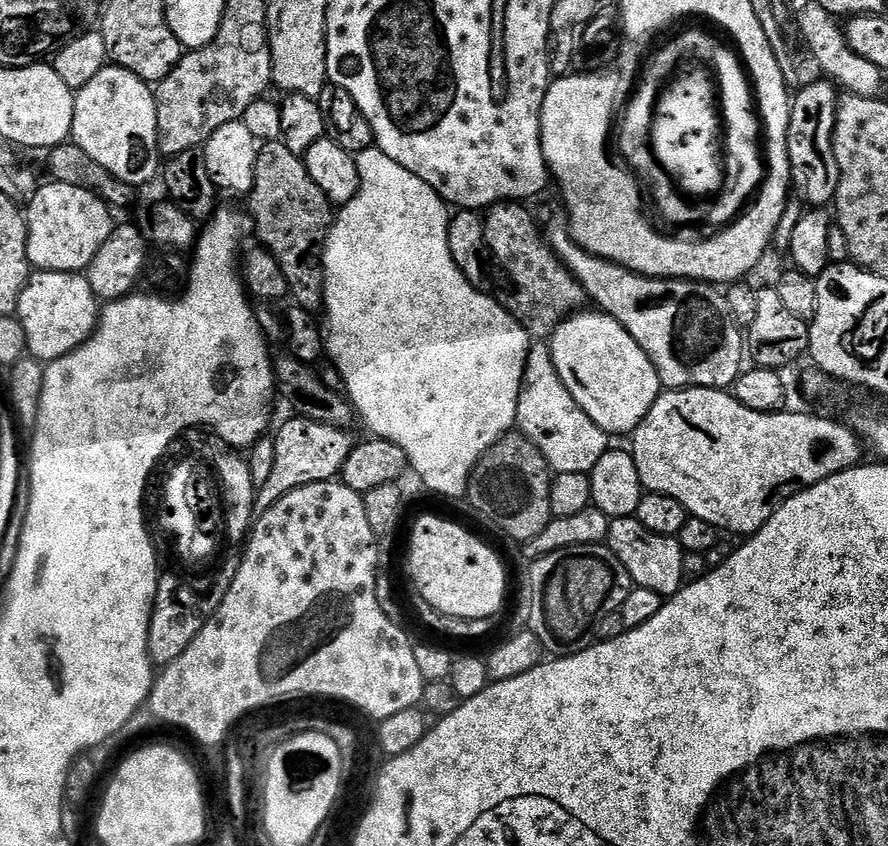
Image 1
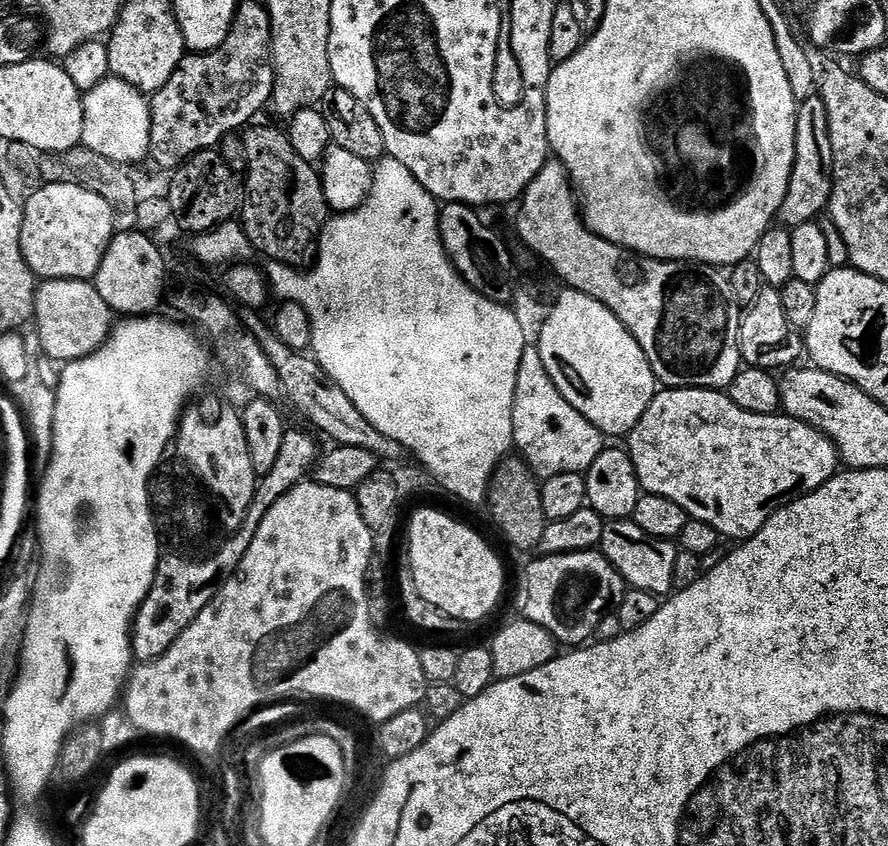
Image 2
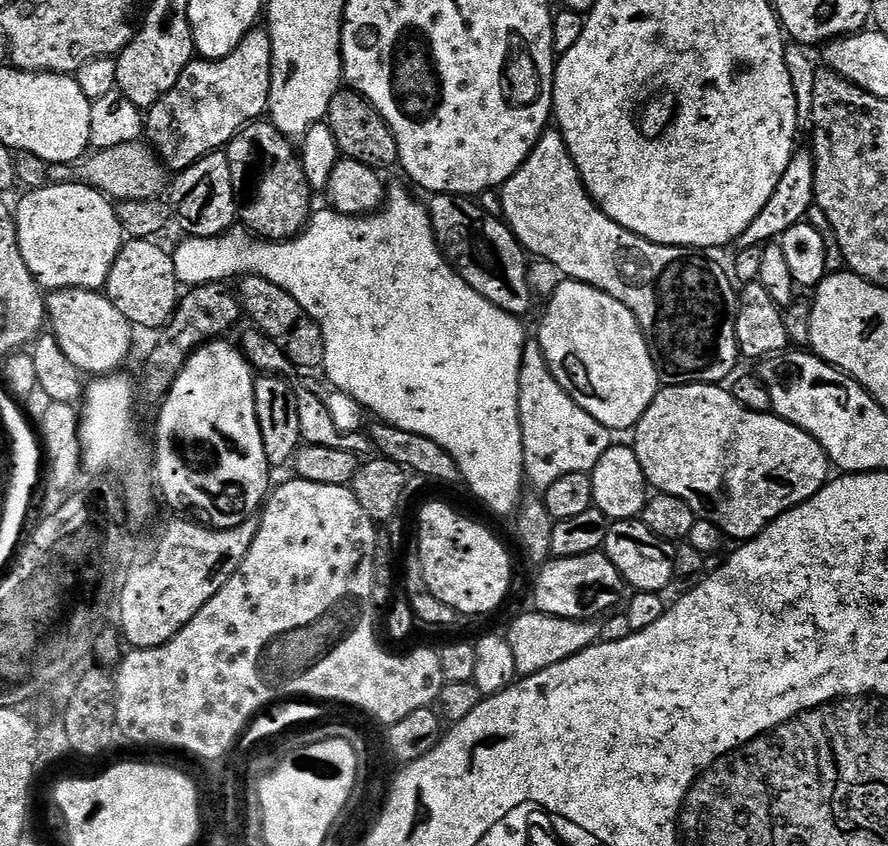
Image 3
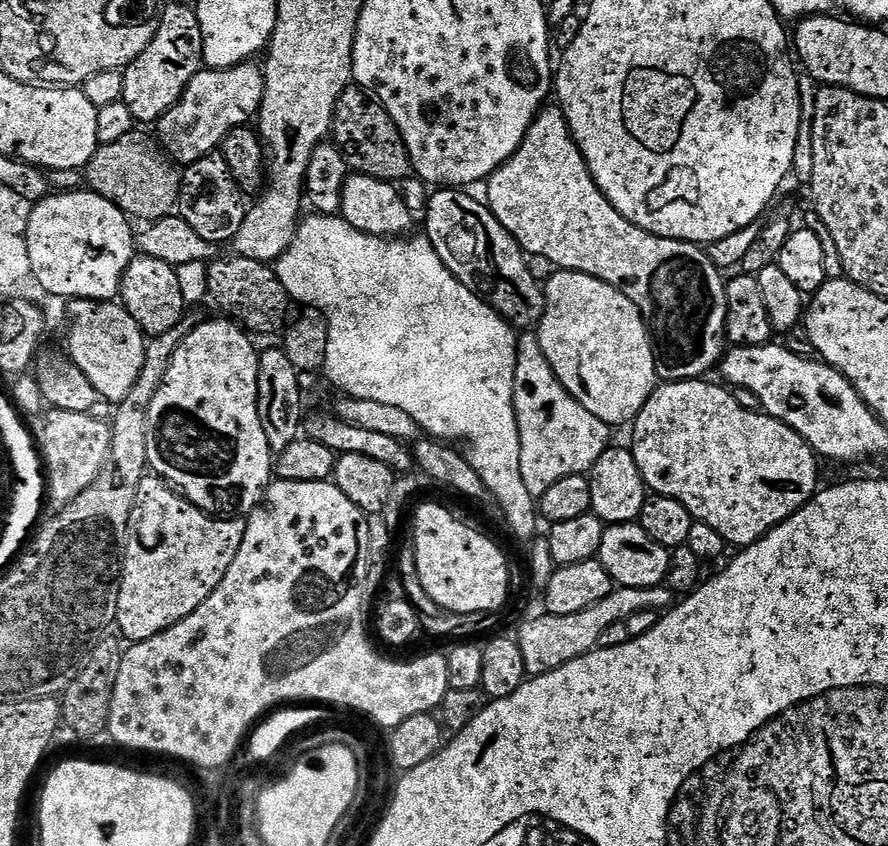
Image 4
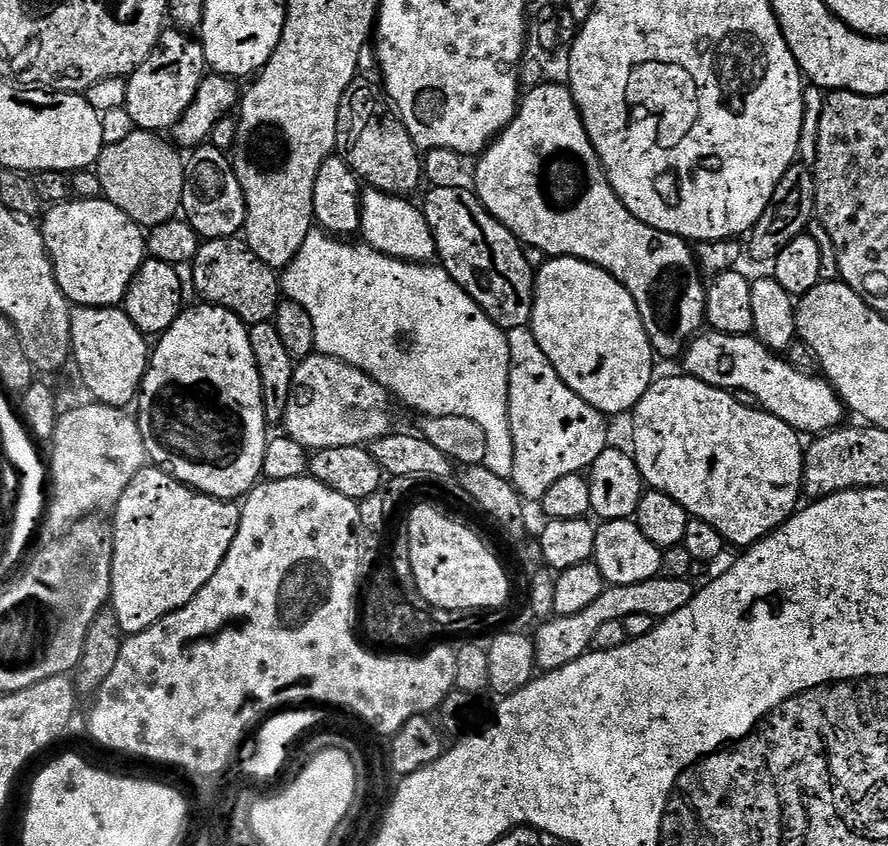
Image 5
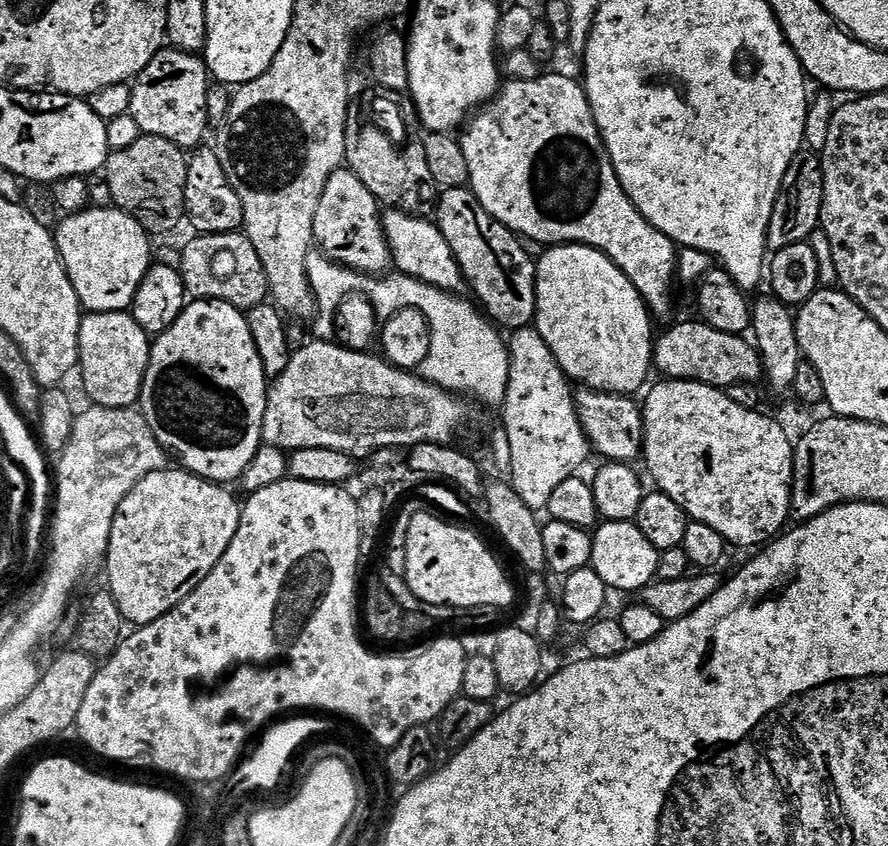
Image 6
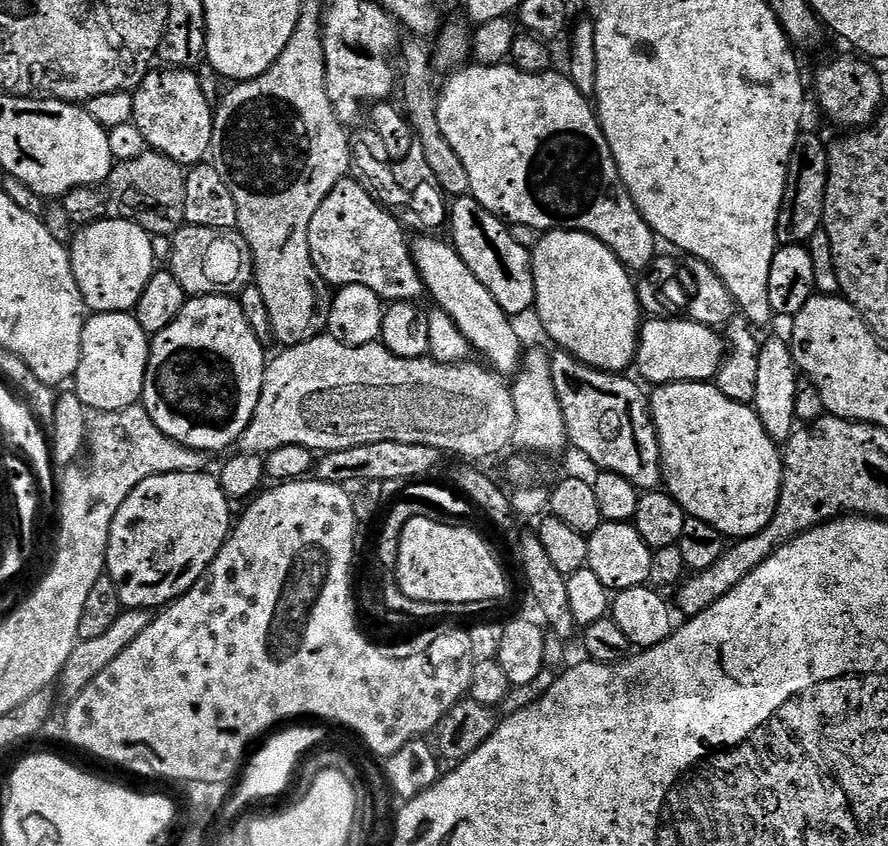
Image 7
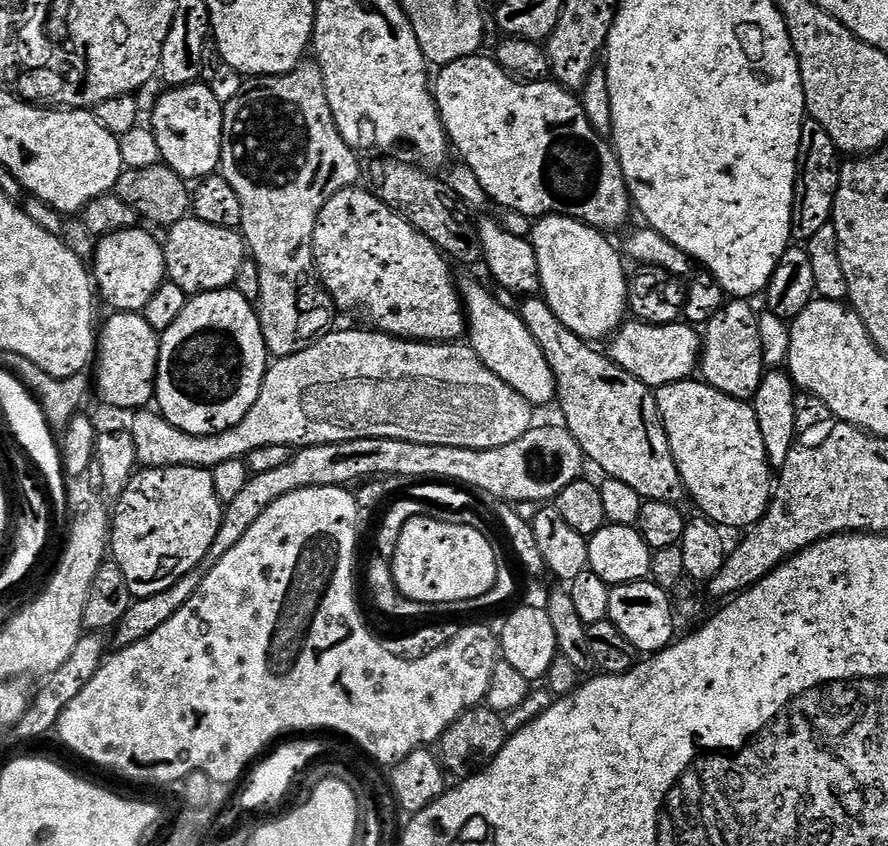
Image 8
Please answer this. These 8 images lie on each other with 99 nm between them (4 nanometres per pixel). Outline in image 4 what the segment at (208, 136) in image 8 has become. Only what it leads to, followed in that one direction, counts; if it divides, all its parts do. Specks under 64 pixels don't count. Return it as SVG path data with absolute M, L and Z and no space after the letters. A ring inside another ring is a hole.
M165 3L159 13L156 33L150 46L146 46L146 50L142 50L142 54L138 54L138 58L123 69L123 101L133 121L140 123L141 120L148 126L155 125L162 114L166 114L166 110L170 110L170 106L182 98L190 78L201 71L203 64L202 26L196 17L195 7Z

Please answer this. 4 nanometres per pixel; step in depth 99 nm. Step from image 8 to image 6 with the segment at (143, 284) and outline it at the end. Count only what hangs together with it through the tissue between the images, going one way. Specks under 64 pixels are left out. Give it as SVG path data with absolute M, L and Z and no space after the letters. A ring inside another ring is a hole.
M115 206L108 208L87 207L83 212L65 215L55 229L56 248L60 251L60 260L66 274L80 299L81 309L88 312L126 312L131 309L134 294L154 263L150 235L131 216Z

